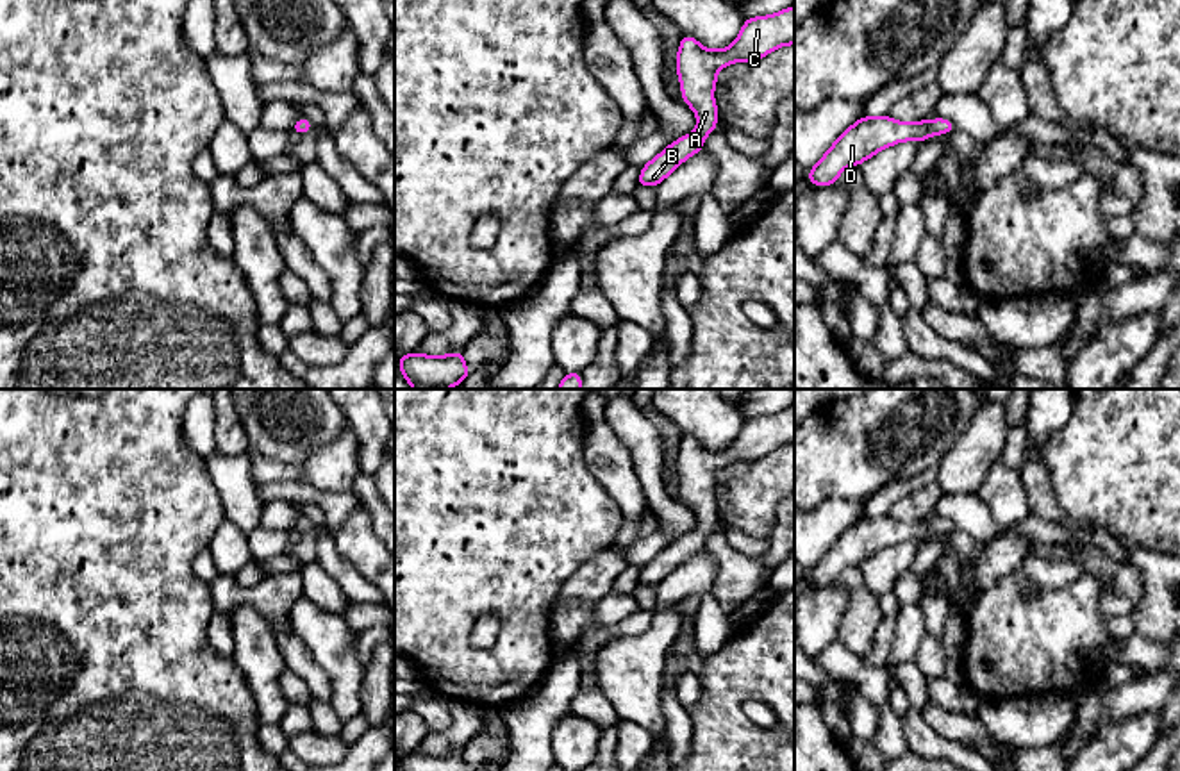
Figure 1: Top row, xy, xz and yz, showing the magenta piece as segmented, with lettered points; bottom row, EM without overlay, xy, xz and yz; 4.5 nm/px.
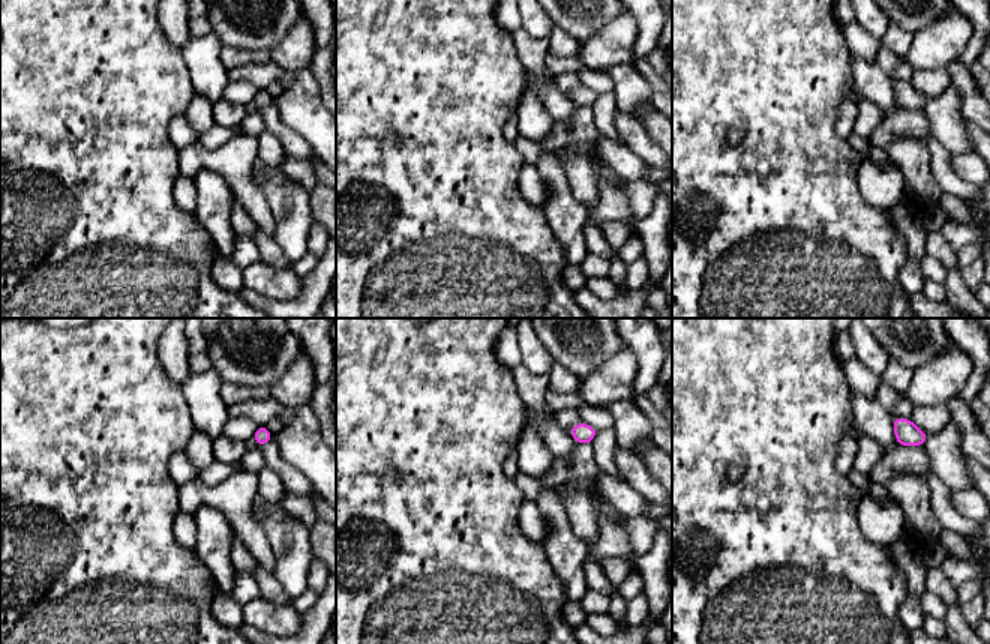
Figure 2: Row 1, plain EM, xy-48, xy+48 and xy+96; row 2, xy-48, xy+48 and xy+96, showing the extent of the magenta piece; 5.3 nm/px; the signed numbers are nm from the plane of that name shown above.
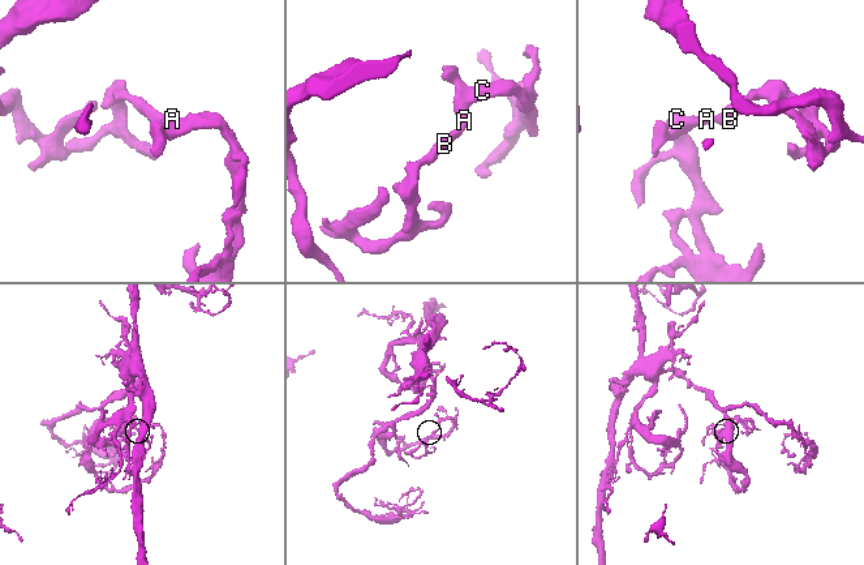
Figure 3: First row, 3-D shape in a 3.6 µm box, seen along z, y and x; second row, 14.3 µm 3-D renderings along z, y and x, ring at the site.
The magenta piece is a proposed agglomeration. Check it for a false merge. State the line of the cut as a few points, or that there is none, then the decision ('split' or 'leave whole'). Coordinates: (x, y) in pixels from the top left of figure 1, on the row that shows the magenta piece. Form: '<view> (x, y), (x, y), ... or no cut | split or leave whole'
no cut | leave whole

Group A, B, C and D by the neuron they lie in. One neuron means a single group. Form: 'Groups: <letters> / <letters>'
Groups: A B C D

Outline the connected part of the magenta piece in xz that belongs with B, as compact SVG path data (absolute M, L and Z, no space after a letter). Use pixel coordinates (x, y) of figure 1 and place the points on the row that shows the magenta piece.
M794 5L771 16L746 18L737 39L723 50L709 50L693 36L682 36L677 73L682 100L696 112L698 127L643 166L639 189L659 186L678 164L698 153L705 136L716 130L718 104L712 93L718 84L716 73L721 68L762 59L785 45L794 45Z

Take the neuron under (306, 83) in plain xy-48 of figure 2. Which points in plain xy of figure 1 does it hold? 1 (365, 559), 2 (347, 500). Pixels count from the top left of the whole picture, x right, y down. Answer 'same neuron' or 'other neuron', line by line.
1: same neuron
2: other neuron

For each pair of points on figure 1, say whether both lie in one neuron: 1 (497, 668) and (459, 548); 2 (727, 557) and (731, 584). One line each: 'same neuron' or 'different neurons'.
1: same neuron
2: same neuron

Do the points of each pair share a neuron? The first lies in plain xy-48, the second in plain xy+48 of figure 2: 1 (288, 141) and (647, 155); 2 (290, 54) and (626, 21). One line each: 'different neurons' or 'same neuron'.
1: same neuron
2: same neuron

